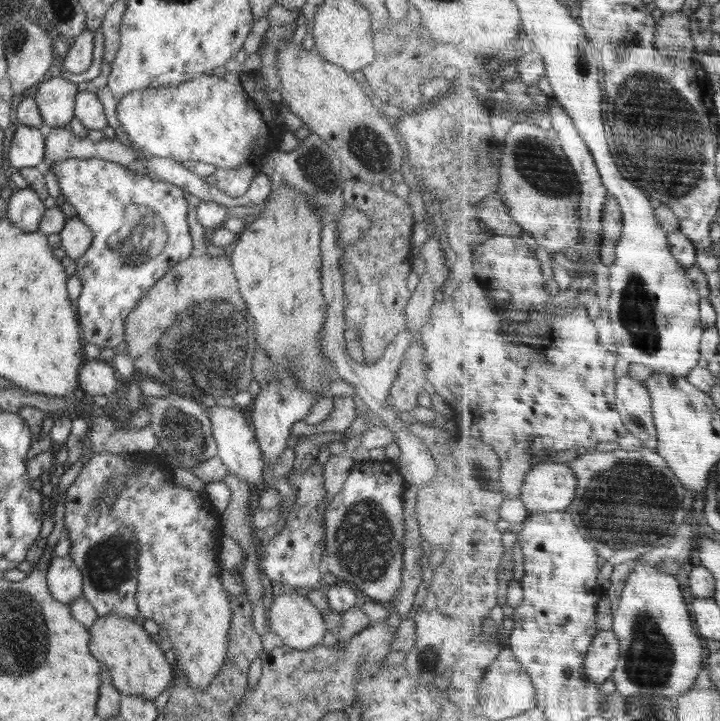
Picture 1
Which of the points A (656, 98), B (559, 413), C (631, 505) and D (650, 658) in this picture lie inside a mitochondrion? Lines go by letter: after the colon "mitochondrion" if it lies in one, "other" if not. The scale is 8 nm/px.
A: mitochondrion
B: other
C: mitochondrion
D: mitochondrion

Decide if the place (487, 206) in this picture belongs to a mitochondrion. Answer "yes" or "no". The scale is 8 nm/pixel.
no

